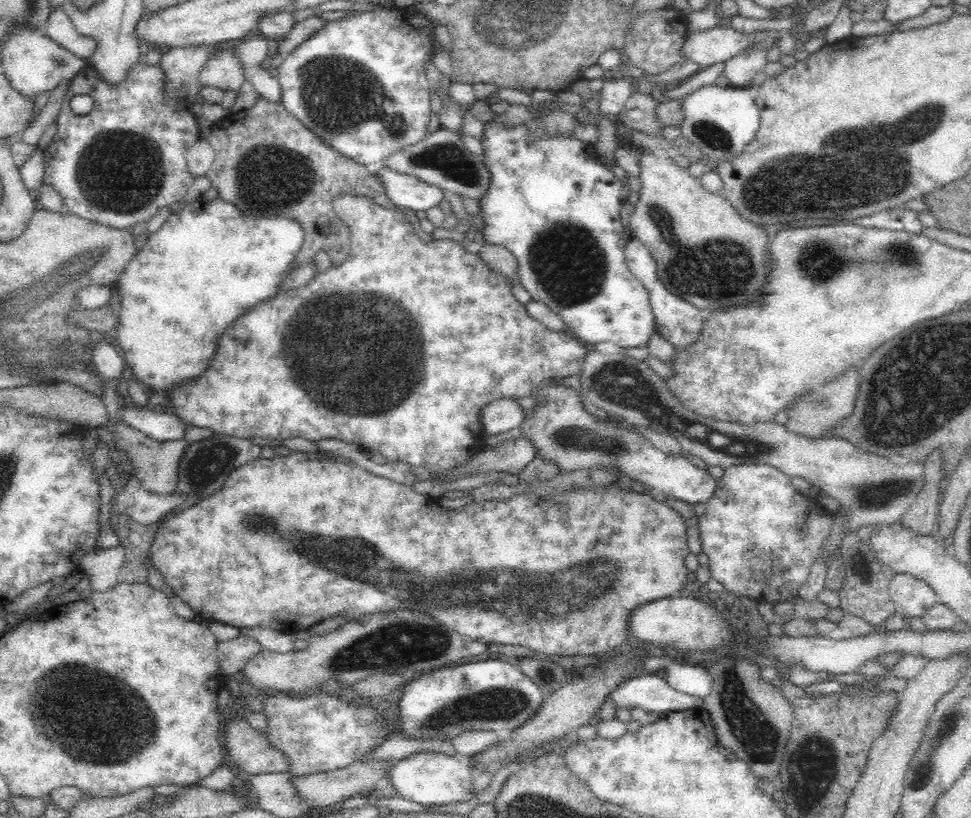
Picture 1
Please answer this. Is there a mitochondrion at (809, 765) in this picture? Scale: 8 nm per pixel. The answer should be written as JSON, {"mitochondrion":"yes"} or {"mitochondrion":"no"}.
{"mitochondrion":"yes"}

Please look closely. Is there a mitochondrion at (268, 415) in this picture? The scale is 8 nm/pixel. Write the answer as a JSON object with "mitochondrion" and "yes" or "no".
{"mitochondrion":"no"}

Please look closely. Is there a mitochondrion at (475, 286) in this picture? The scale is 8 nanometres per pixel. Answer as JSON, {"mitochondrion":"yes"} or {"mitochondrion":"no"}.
{"mitochondrion":"no"}

